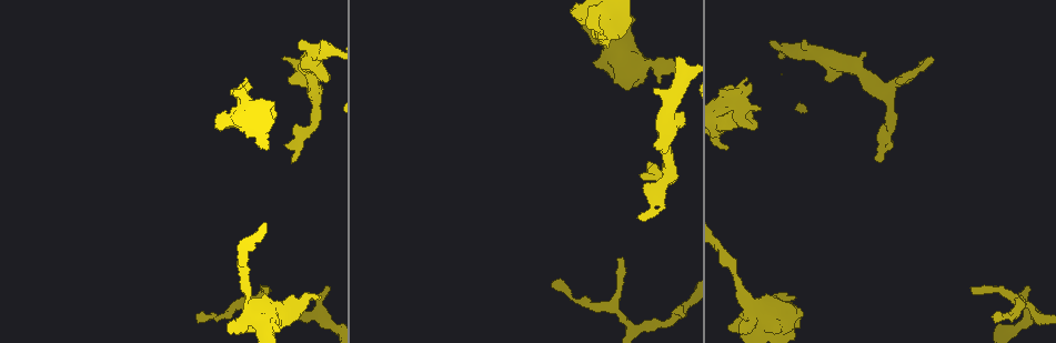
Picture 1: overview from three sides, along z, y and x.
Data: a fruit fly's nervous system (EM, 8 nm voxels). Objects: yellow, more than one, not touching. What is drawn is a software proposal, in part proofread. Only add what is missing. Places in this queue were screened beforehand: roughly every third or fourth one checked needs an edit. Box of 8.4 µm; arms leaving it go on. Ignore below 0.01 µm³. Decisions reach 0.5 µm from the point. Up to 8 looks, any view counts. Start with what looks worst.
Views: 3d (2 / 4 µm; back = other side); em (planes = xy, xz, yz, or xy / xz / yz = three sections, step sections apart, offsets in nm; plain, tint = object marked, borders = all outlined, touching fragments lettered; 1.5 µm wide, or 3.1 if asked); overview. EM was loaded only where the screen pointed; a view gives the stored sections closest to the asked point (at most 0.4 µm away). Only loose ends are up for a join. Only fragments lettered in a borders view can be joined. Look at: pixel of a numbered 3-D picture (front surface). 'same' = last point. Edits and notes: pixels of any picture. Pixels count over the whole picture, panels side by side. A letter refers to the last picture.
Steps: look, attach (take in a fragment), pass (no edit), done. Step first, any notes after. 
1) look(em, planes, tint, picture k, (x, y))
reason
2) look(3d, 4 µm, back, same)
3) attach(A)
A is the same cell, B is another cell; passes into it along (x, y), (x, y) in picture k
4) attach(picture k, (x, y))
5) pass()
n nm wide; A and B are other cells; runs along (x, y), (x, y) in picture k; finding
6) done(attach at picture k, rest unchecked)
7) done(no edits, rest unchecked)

look(3d, 2 µm, picture 1, (318, 297))
branch stops here

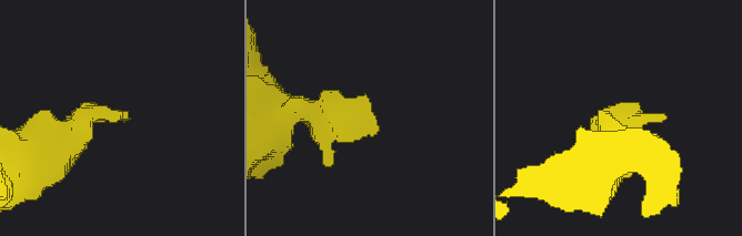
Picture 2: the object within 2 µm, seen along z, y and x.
look(em, yz, step 8, tint, picture 2, (632, 118))
need the tissue

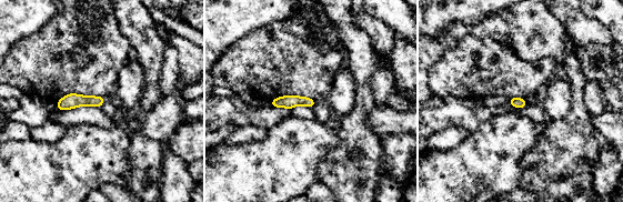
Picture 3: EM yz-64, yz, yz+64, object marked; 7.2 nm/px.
look(em, xy, step 4, borders, same)
another direction

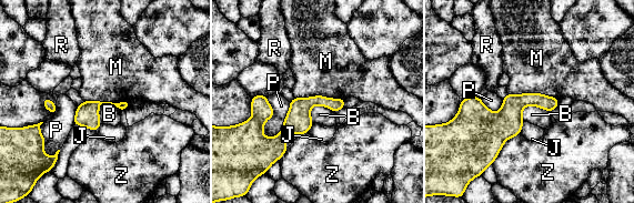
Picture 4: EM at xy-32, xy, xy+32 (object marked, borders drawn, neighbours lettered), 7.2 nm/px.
pass()
B, J, M, P, R and Z are other cells; border along (309, 111), (324, 105), (334, 112) in picture 4; none of them fits

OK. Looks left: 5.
look(3d, 4 µm, back, picture 1, (972, 289))
branch stops here

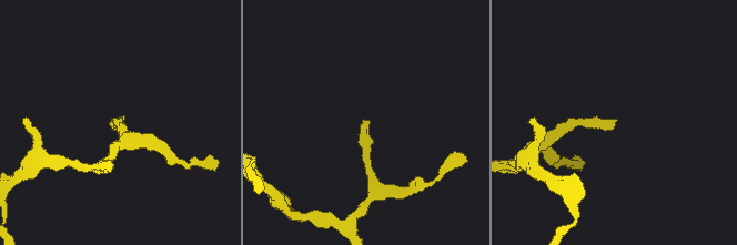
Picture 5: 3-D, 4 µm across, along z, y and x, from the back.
look(em, xy, step 4, tint, picture 5, (367, 120))

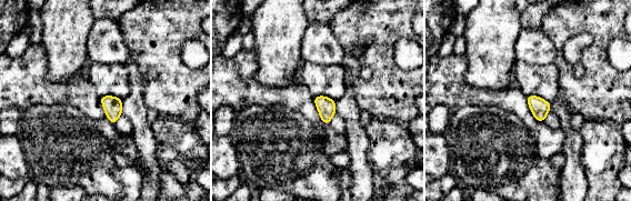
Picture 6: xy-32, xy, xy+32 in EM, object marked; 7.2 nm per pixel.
look(em, xy, step 4, borders, same)
see the neighbours

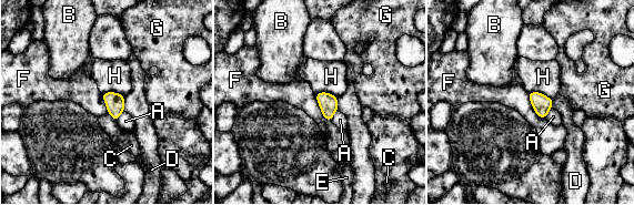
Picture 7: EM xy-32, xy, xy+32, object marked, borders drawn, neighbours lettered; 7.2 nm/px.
pass()
130 nm wide; A, B, C, D, E, F, G and H are other cells; border along (108, 112), (116, 121) in picture 7; no lettered fragment goes on from it

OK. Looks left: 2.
look(em, planes, borders, picture 1, (617, 38))
free end

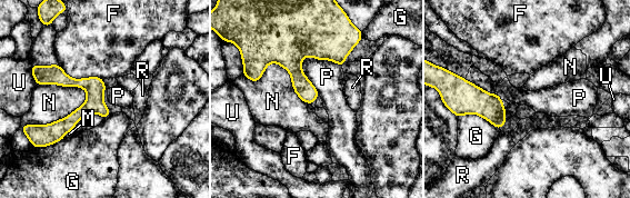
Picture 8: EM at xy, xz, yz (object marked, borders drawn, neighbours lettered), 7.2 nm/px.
pass()
F, G, M, N, P, R and U are other cells; none of them fits

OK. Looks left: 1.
done(no edits, rest unchecked)

